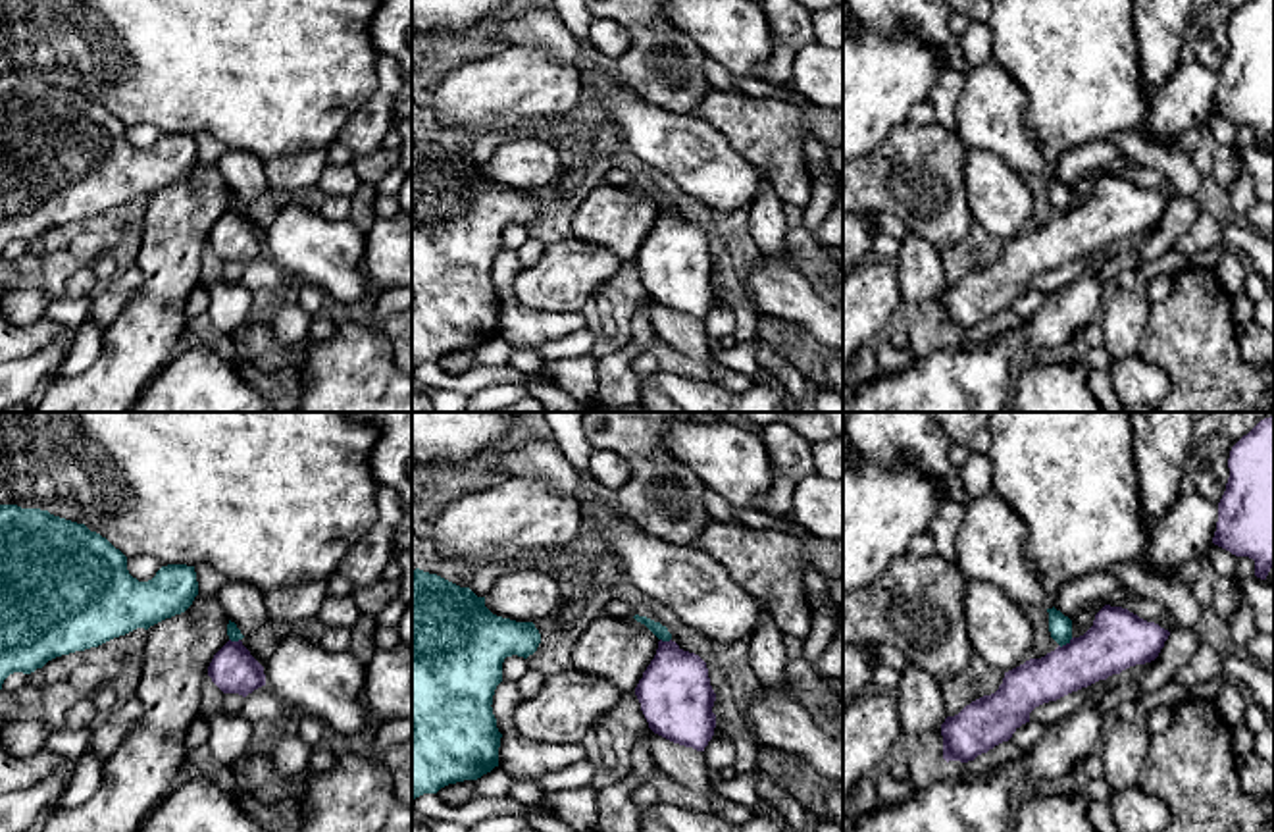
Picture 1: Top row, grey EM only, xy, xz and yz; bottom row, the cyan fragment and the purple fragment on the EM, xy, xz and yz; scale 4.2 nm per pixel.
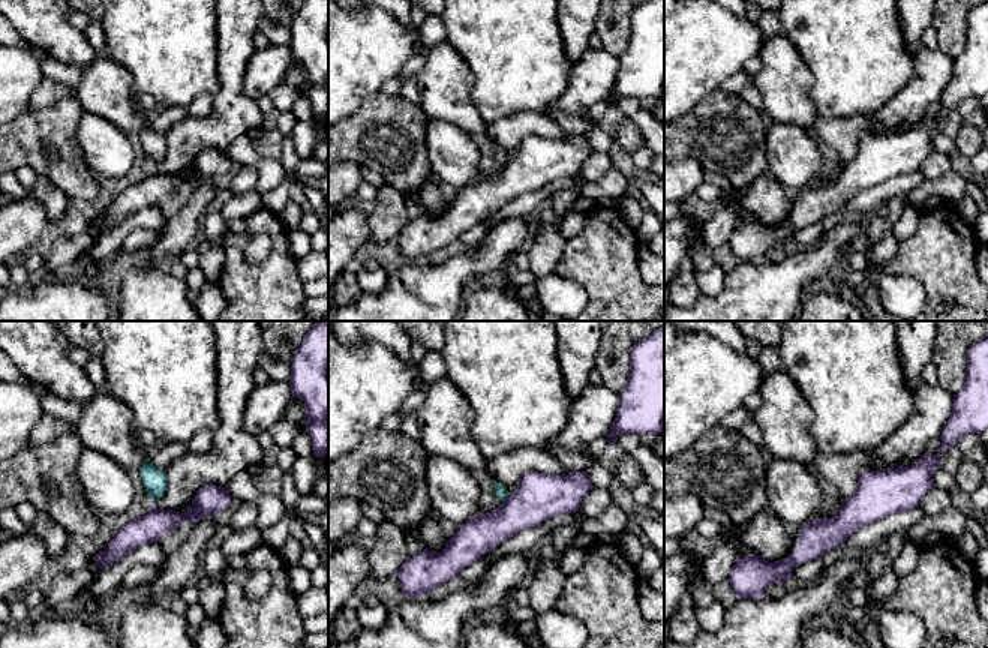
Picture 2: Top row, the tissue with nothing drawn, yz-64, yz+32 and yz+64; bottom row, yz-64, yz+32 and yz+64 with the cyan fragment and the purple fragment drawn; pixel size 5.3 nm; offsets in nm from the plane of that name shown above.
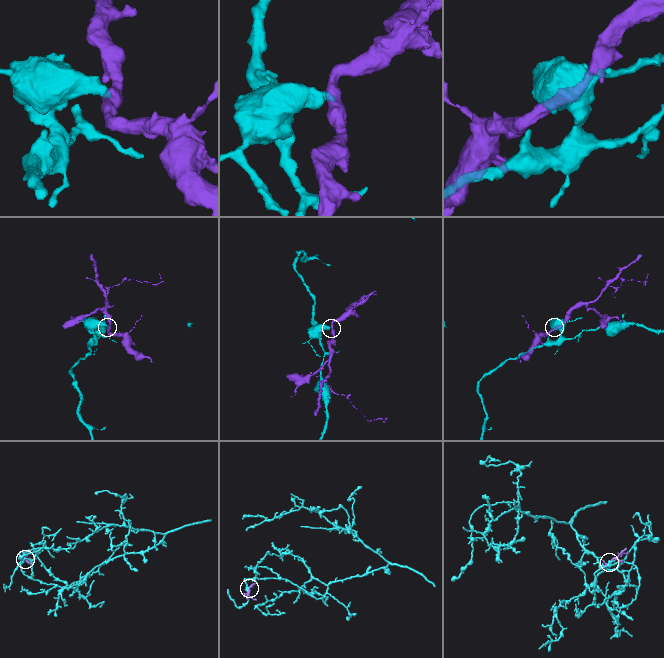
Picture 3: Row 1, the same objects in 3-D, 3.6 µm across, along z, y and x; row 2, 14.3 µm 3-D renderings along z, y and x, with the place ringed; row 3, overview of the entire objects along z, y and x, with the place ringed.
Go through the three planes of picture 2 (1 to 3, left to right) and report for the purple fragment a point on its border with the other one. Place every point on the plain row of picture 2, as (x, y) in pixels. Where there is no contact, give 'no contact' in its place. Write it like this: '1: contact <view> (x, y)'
1: no contact
2: contact yz+32 (505, 162)
3: no contact

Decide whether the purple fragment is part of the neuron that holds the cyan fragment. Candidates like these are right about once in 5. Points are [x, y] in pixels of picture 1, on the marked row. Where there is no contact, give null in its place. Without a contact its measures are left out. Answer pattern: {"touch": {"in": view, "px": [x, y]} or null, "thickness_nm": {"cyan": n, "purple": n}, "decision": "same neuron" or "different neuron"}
{"touch": {"in": "yz", "px": [1065, 644]}, "thickness_nm": {"cyan": 100, "purple": 240}, "decision": "different neuron"}

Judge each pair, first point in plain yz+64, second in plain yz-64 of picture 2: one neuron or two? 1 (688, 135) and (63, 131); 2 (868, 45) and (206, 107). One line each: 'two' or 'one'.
1: one
2: two

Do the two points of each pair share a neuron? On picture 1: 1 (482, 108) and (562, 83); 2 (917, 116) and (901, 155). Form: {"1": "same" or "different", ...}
{"1": "same", "2": "different"}

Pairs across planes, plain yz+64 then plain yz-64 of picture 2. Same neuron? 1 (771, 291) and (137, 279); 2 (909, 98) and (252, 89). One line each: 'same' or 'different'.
1: different
2: same

